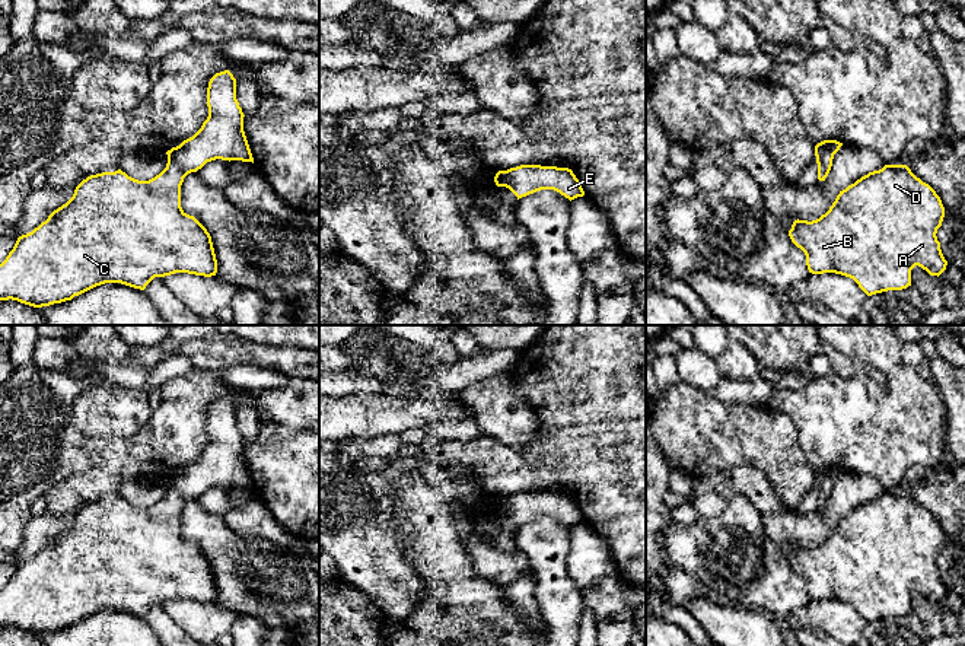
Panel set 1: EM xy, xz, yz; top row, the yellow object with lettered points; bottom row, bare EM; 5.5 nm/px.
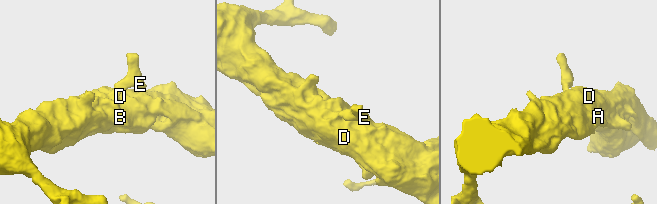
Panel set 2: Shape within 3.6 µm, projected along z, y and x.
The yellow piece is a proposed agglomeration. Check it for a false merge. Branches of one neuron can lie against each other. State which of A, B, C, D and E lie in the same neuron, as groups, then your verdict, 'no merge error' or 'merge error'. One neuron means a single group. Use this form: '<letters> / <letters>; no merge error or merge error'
A B C D E; no merge error

